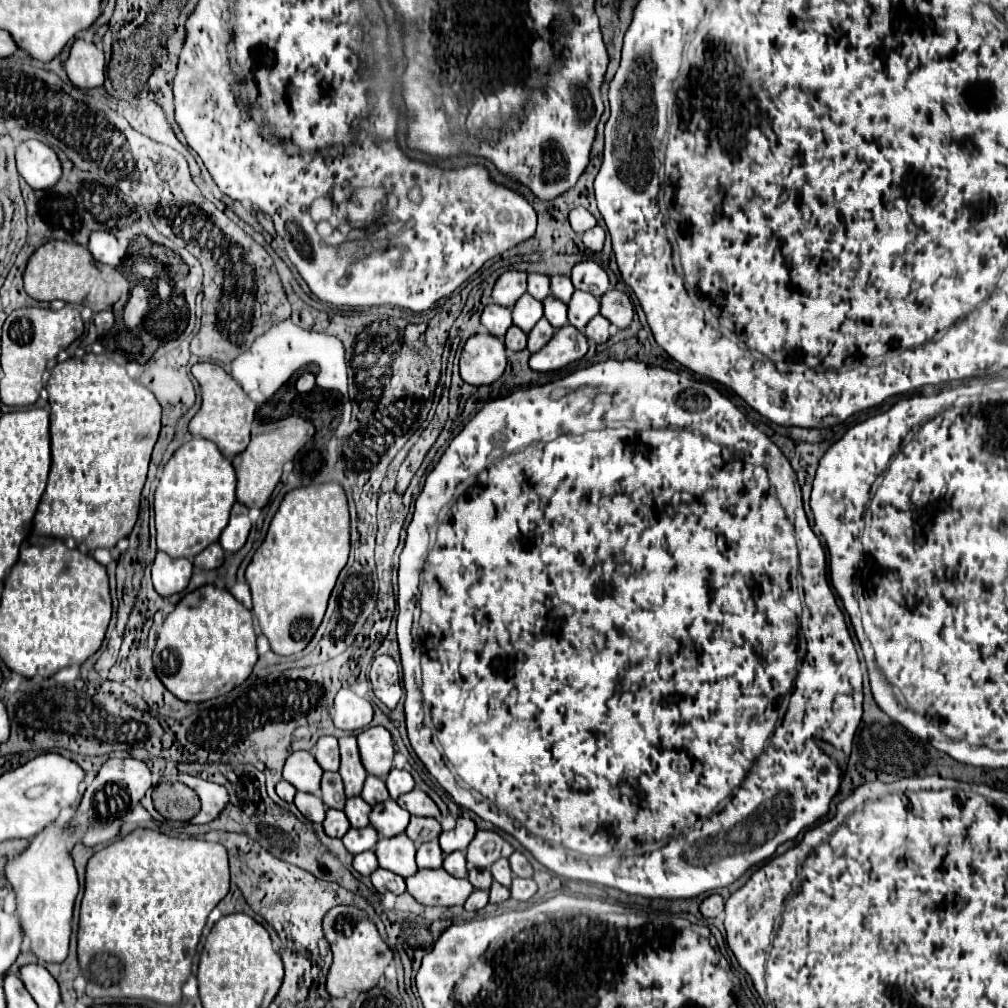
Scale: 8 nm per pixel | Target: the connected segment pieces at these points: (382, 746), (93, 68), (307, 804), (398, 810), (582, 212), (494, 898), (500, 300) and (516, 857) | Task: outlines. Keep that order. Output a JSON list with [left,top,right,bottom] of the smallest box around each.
[[357,726,393,778],[65,40,105,88],[295,792,325,824],[369,800,411,838],[569,208,597,234],[489,882,509,904],[493,270,527,308],[509,852,533,878]]

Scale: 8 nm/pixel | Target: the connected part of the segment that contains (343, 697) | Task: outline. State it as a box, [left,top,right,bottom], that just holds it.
[333,688,373,730]

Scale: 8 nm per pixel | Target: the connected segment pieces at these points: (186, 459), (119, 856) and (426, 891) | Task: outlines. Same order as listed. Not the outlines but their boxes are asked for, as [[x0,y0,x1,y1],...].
[[155,438,235,558],[77,828,229,1006],[405,868,475,906]]

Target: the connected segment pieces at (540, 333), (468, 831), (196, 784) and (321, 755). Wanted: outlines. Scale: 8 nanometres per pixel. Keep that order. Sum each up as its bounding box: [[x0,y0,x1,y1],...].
[[527,318,555,352],[439,818,475,854],[177,776,229,824],[315,736,339,770]]

